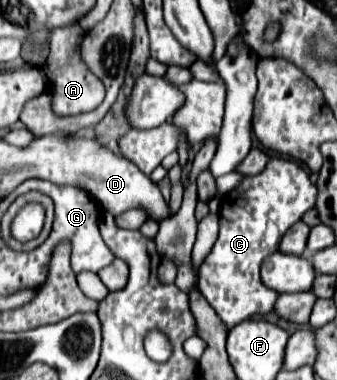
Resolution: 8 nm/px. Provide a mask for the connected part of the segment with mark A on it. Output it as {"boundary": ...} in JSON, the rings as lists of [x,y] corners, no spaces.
{"boundary":[[[79,25],[57,27],[49,35],[51,43],[49,43],[49,57],[45,63],[45,73],[53,87],[53,109],[59,115],[77,115],[77,113],[93,111],[97,105],[101,105],[105,97],[103,83],[93,73],[89,73],[85,63],[81,63],[81,57],[79,57],[81,35],[83,35],[83,29]]]}

